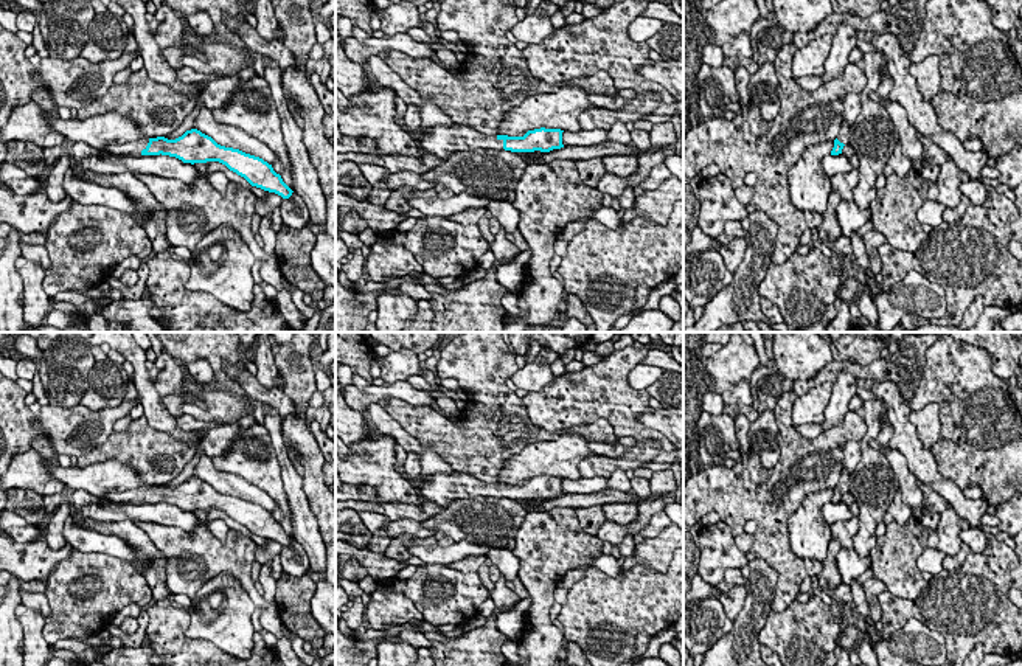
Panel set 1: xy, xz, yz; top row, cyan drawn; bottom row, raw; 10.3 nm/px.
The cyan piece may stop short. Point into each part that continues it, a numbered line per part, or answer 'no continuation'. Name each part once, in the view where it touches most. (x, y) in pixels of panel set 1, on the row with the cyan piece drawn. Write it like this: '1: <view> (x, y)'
1: xy (112, 132)

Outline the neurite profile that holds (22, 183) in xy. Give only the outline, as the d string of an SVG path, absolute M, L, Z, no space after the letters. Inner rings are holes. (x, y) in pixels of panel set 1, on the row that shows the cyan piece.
M6 161L0 166L0 177L5 185L11 186L20 196L36 193L45 185L45 175L31 177L16 165Z

